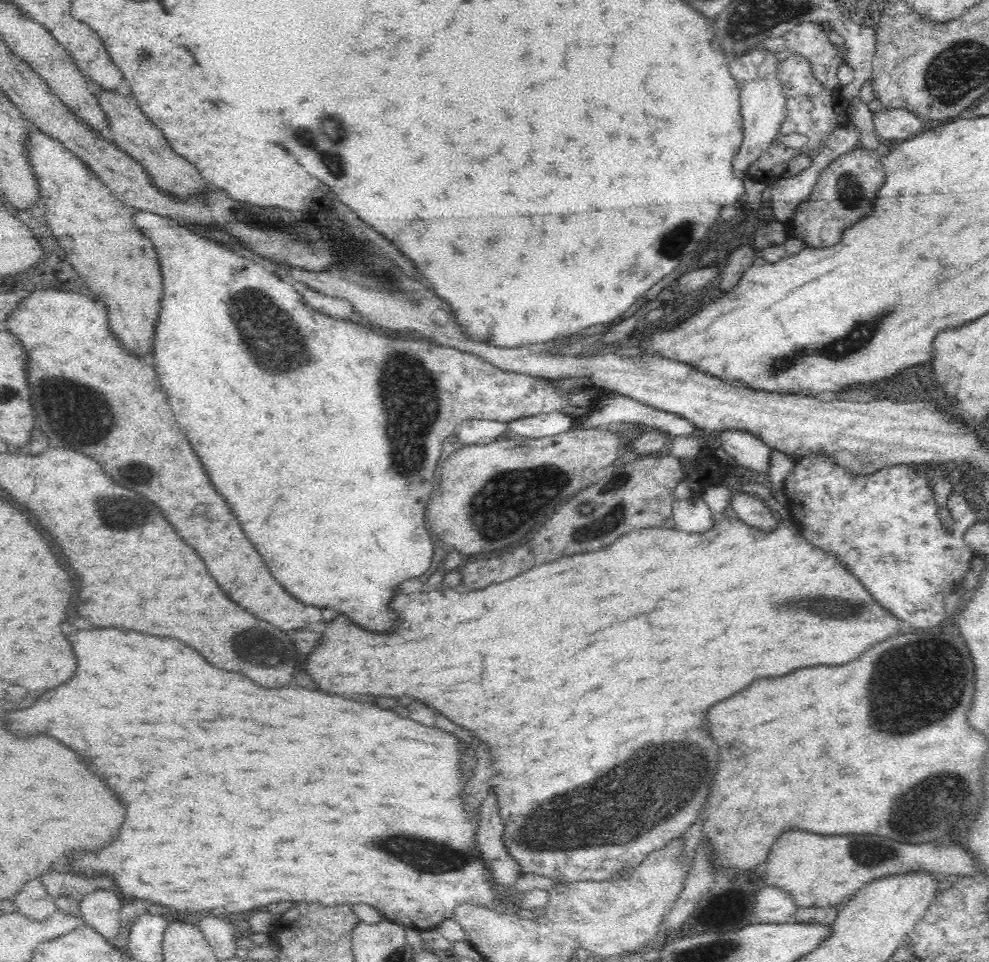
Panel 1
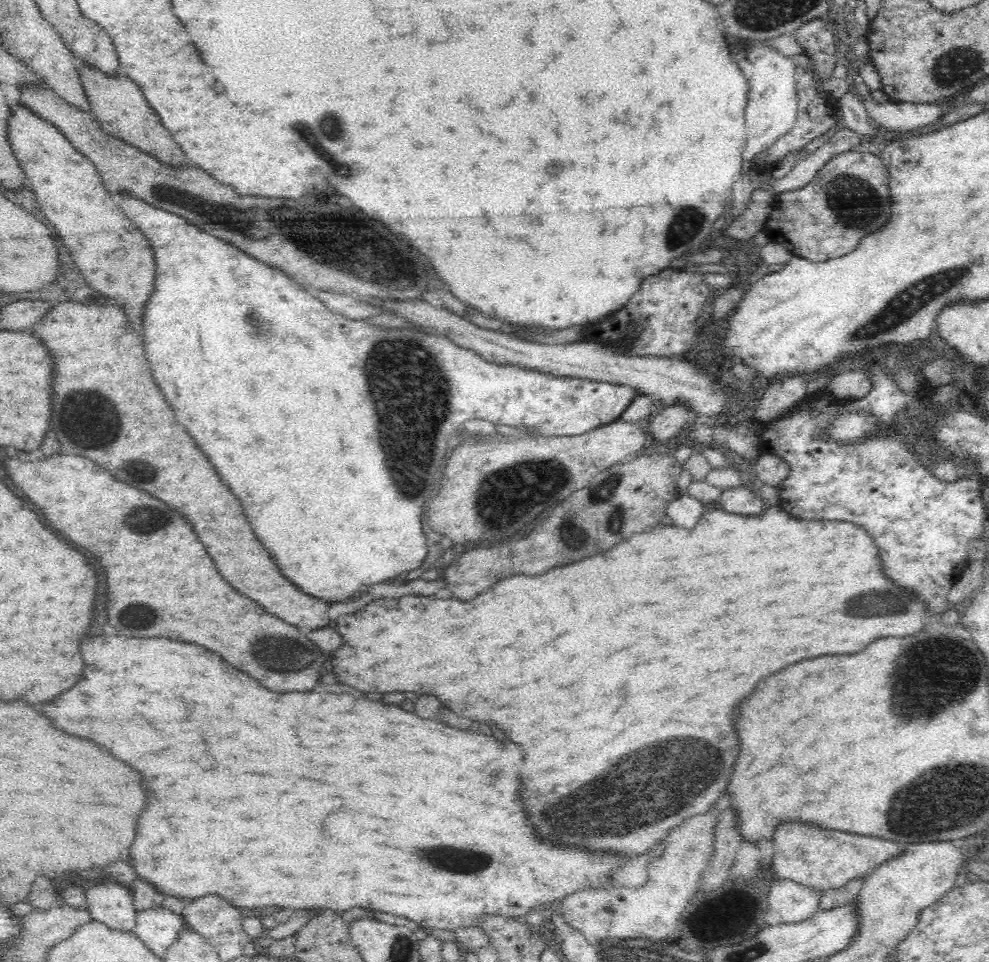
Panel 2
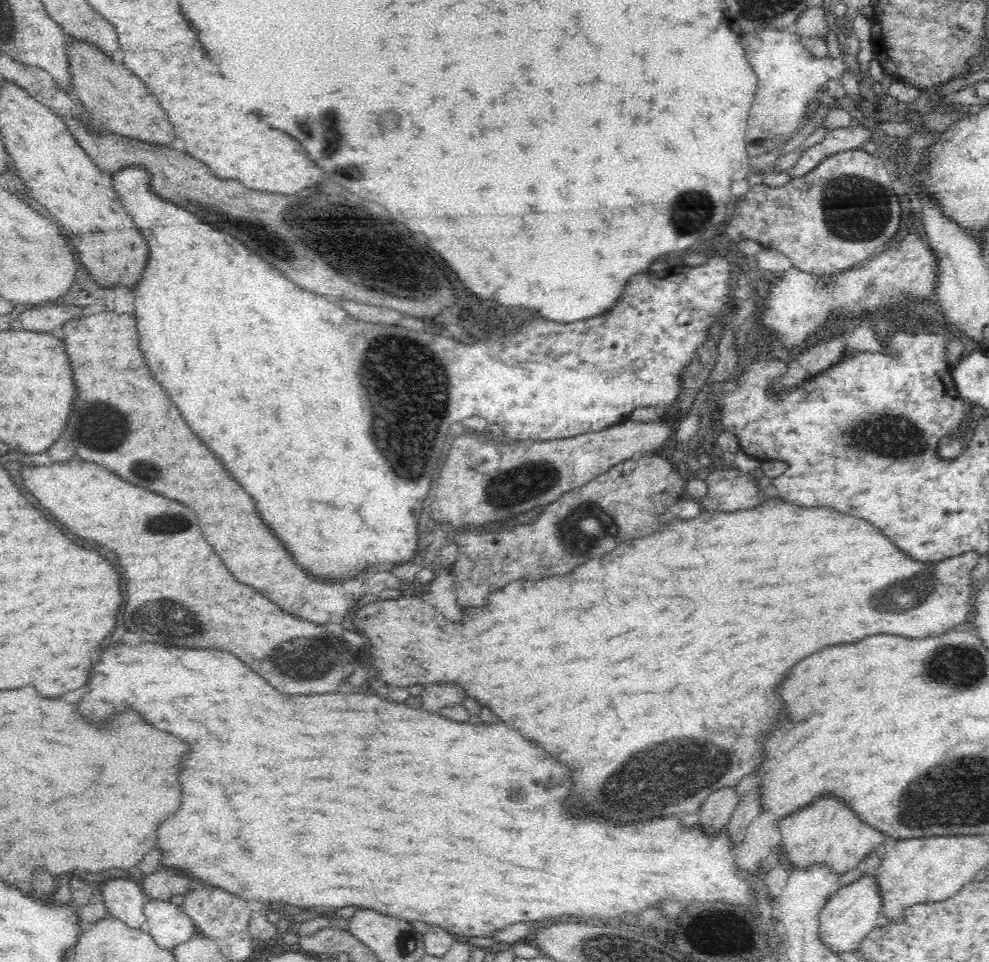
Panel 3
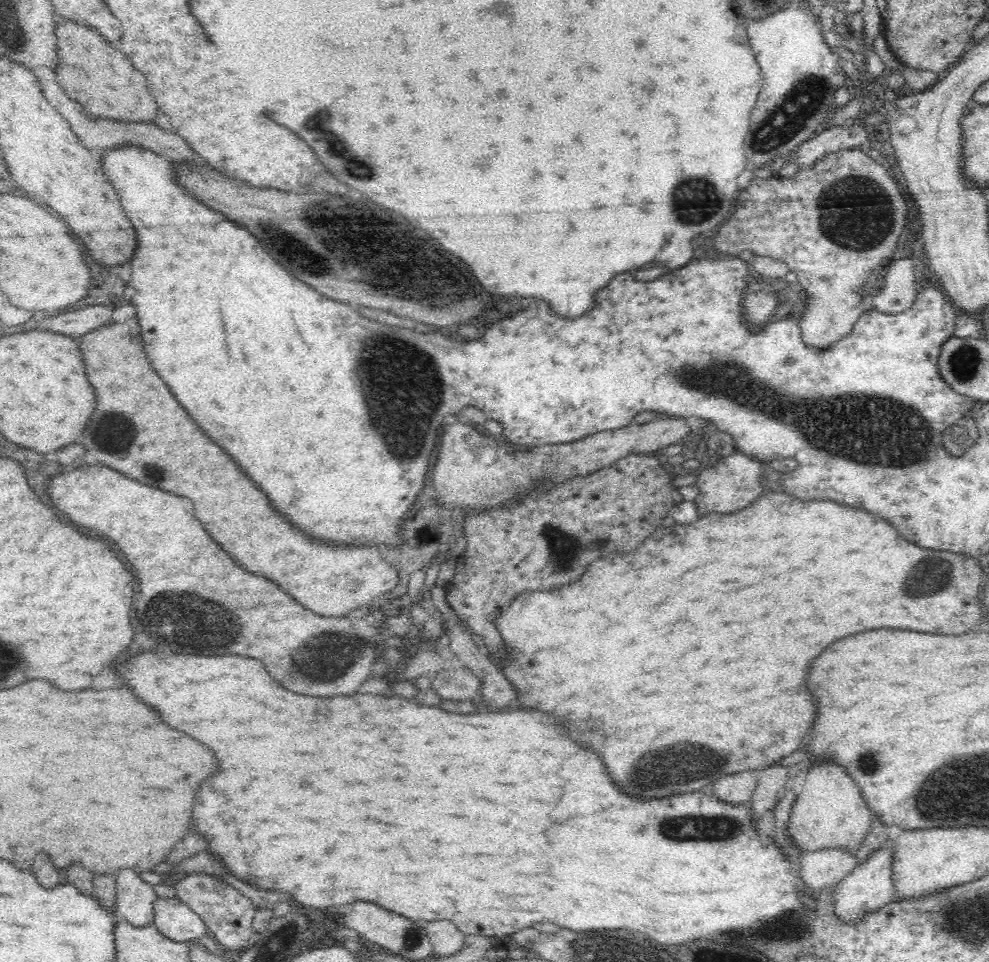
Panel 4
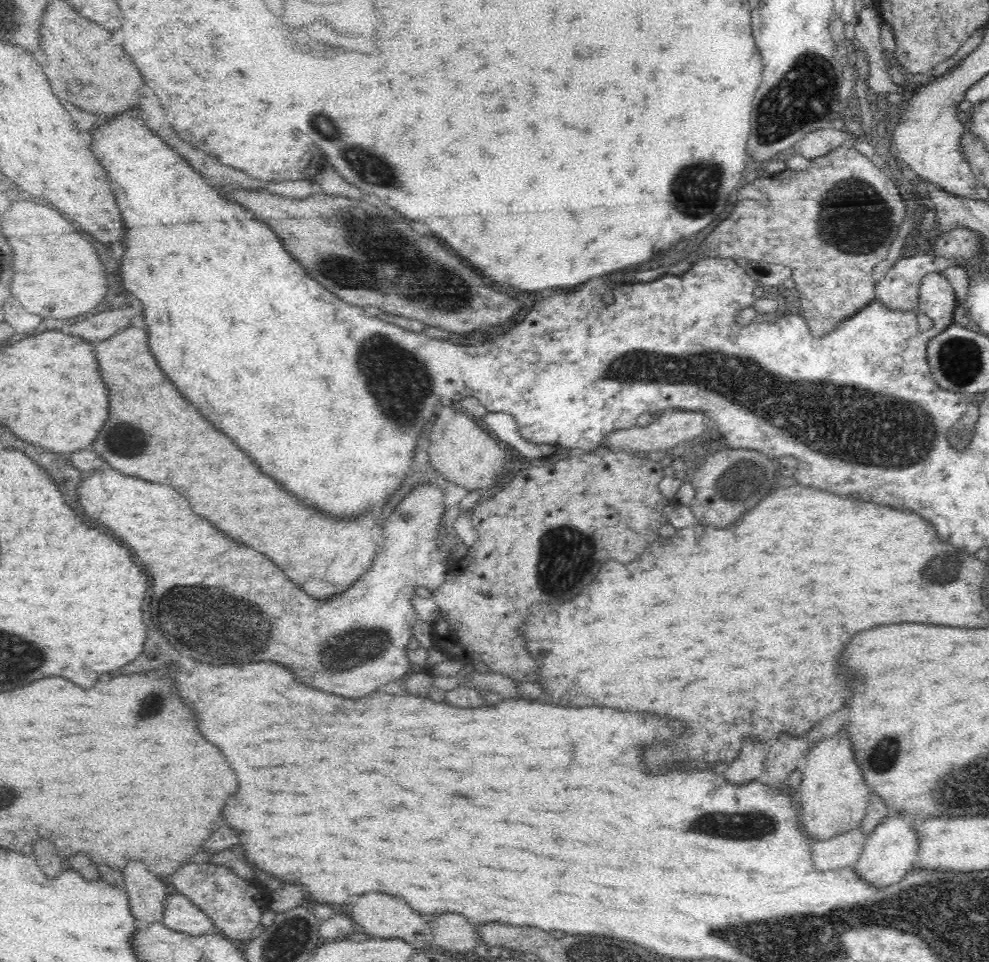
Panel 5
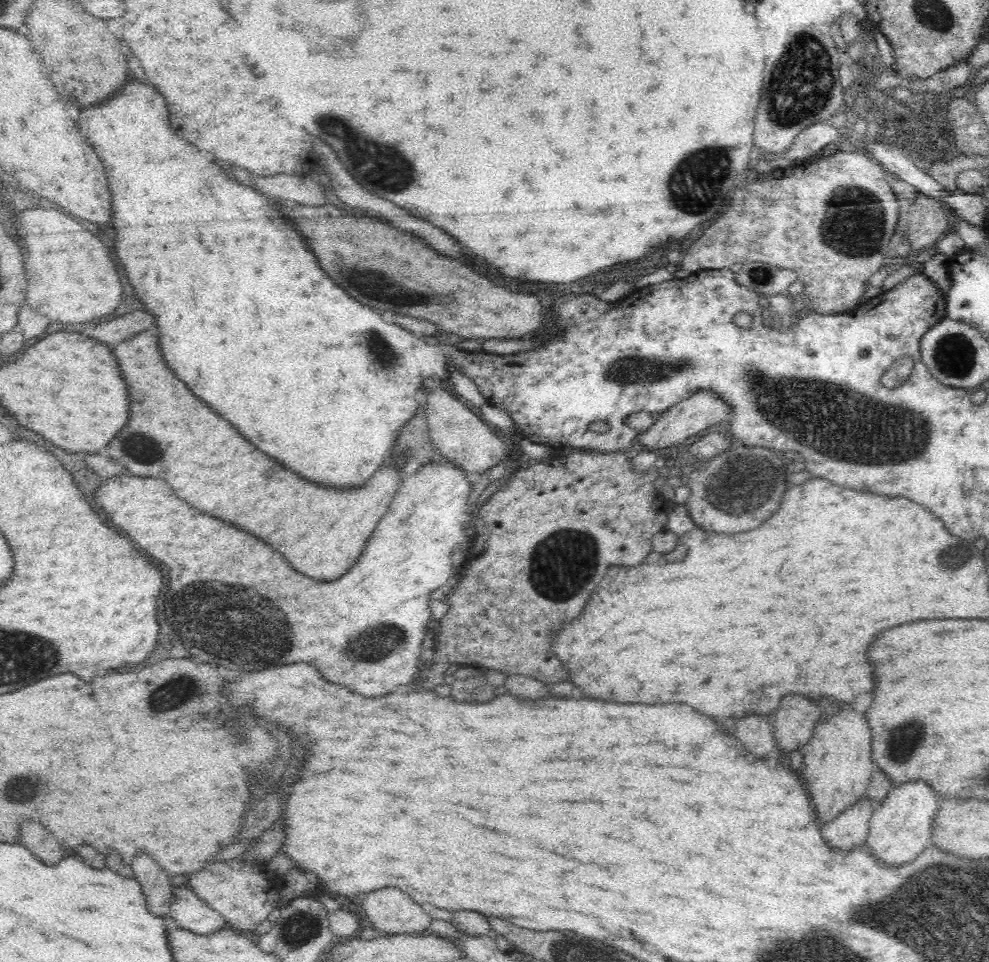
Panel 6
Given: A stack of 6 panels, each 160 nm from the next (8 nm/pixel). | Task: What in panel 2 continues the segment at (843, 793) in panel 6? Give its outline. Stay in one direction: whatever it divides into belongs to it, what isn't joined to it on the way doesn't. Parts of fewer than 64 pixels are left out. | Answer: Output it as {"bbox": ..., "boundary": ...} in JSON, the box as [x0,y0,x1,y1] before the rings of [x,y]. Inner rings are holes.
{"bbox":[772,823,903,894],"boundary":[[[782,823],[776,827],[773,836],[772,870],[780,879],[792,880],[798,884],[812,887],[818,890],[818,893],[824,894],[833,888],[843,887],[848,881],[862,879],[868,876],[879,867],[879,864],[885,863],[892,857],[901,855],[903,845],[896,844],[877,836],[860,835],[855,832],[844,832],[836,829],[825,829],[816,826],[816,824],[798,824]]]}

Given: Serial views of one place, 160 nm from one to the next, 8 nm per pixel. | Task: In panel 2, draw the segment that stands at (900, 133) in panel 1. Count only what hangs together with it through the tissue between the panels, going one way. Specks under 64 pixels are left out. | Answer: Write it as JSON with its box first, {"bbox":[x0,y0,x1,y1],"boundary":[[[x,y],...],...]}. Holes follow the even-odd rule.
{"bbox":[847,68,956,132],"boundary":[[[850,68],[847,80],[849,88],[853,90],[864,101],[864,107],[870,118],[879,126],[892,132],[910,132],[922,126],[933,124],[940,118],[942,112],[950,111],[956,106],[942,103],[909,103],[900,101],[888,101],[886,104],[876,103],[870,97],[870,89],[859,77],[858,71]]]}

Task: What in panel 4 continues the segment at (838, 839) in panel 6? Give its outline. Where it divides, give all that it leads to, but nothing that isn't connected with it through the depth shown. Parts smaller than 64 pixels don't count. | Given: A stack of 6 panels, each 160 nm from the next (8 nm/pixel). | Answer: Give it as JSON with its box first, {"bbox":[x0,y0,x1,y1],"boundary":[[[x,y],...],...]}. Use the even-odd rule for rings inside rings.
{"bbox":[799,847,858,893],"boundary":[[[830,847],[799,854],[802,854],[800,877],[808,885],[808,890],[816,893],[836,886],[858,865],[858,859],[850,849]]]}

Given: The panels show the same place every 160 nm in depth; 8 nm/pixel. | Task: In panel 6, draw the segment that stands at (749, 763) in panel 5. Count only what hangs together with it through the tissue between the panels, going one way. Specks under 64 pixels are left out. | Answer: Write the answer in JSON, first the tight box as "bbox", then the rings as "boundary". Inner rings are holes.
{"bbox":[736,714,778,758],"boundary":[[[758,714],[744,716],[736,724],[736,736],[756,758],[768,756],[770,752],[776,751],[778,746],[772,722],[768,722],[766,716],[758,716]]]}

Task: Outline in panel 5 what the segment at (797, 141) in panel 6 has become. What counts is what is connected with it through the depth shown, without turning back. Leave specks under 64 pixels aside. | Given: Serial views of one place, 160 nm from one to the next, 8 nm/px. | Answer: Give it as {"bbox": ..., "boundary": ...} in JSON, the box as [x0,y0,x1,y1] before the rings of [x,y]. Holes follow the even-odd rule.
{"bbox":[793,128,857,160],"boundary":[[[828,128],[818,129],[804,135],[804,138],[800,139],[796,144],[793,152],[814,160],[819,156],[828,154],[832,149],[844,145],[849,146],[857,139],[849,132],[836,131]]]}

